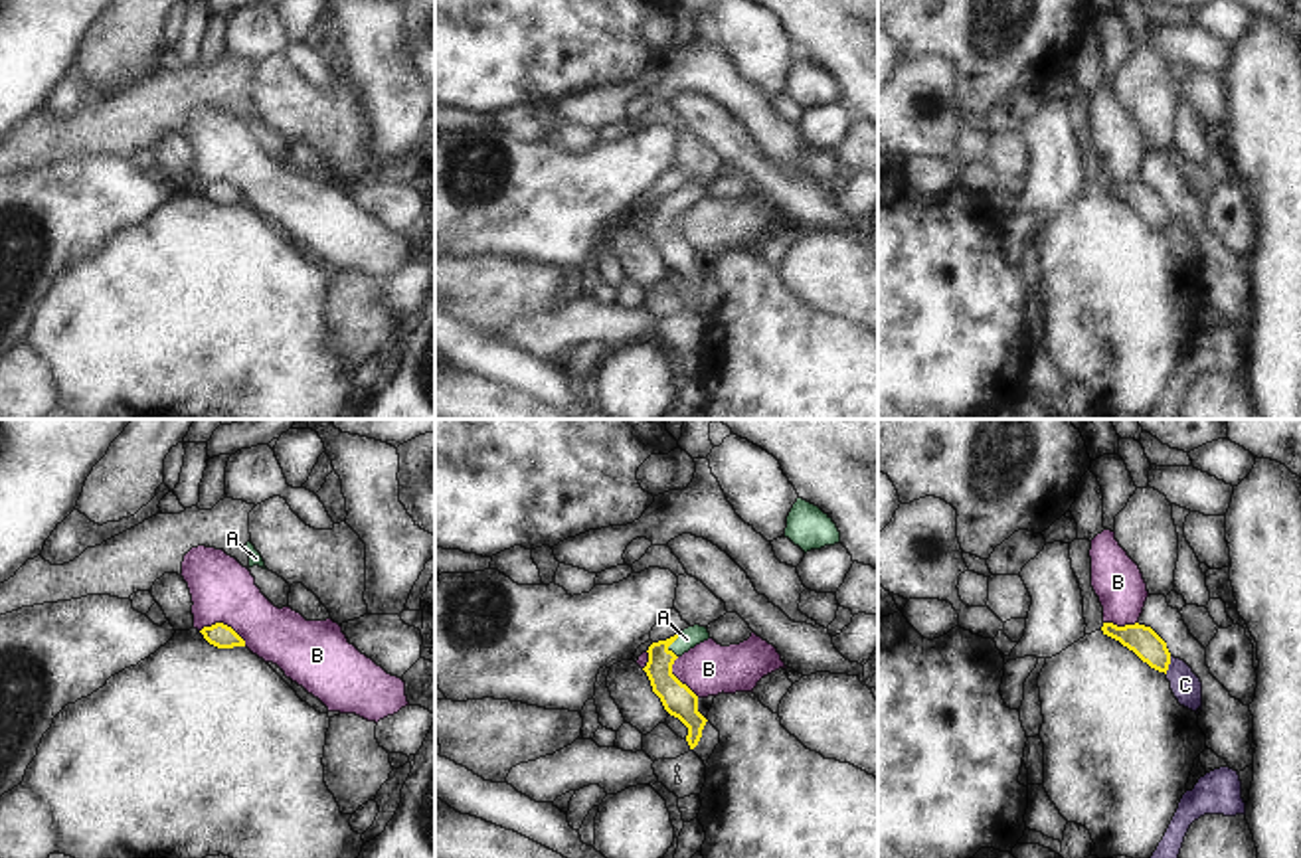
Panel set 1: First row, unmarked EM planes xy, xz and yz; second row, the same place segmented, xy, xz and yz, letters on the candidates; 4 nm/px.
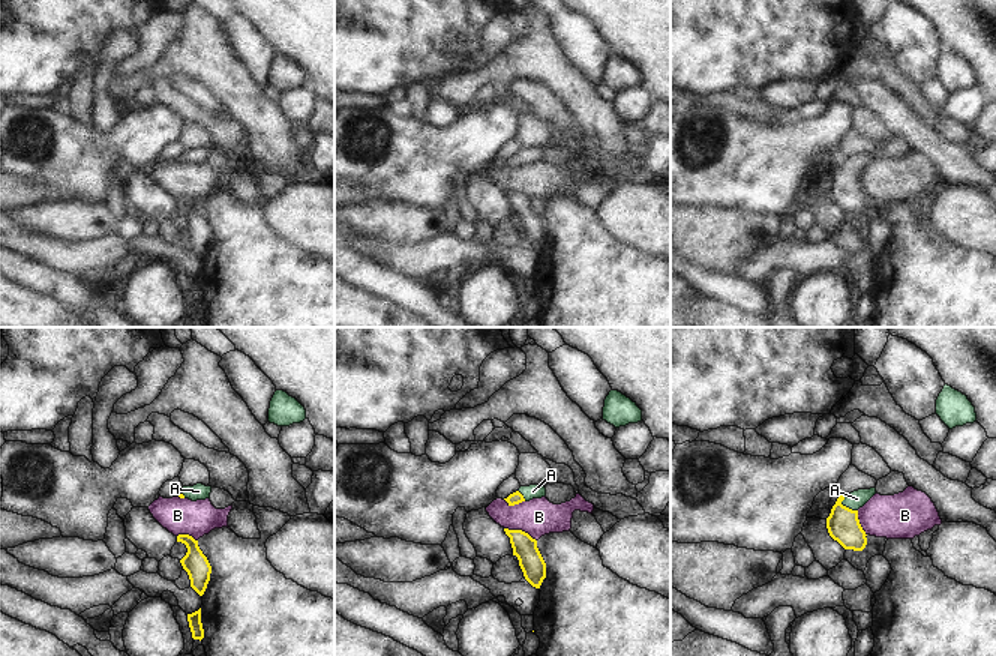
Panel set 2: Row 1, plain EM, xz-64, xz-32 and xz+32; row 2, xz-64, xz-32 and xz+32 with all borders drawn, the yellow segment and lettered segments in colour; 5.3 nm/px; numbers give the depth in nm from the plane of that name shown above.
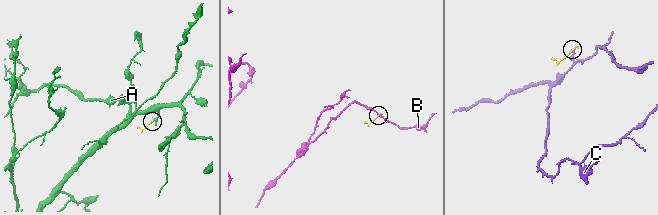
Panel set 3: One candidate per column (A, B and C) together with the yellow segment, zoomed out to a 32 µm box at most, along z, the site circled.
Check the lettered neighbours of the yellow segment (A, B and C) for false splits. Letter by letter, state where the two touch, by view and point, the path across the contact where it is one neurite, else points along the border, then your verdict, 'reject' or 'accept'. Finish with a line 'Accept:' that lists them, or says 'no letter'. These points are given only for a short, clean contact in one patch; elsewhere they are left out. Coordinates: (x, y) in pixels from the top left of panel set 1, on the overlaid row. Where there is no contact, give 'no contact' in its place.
A: contact xz (669, 645); way xz (679, 700), (665, 685), (669, 645), (679, 645), (687, 639); accept
B: contact xy (222, 623); border xy (200, 629), (212, 623), (226, 623), (246, 645); reject
C: contact yz (1169, 663); border yz (1171, 657), (1165, 673); reject
Accept: A

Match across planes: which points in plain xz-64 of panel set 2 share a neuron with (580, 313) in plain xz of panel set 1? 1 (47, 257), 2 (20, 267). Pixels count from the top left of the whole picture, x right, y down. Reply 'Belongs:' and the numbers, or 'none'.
Belongs: 1

